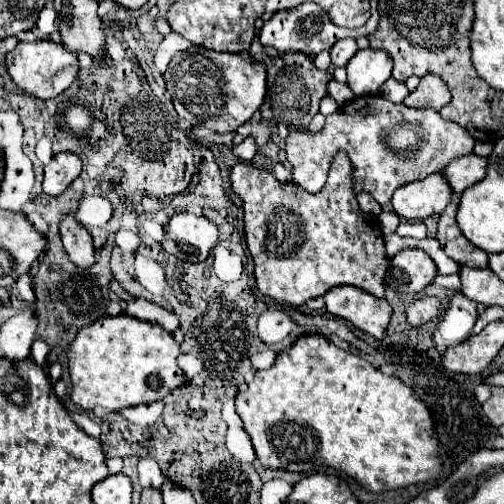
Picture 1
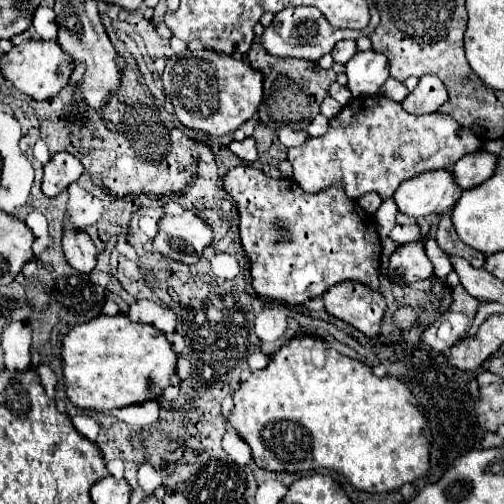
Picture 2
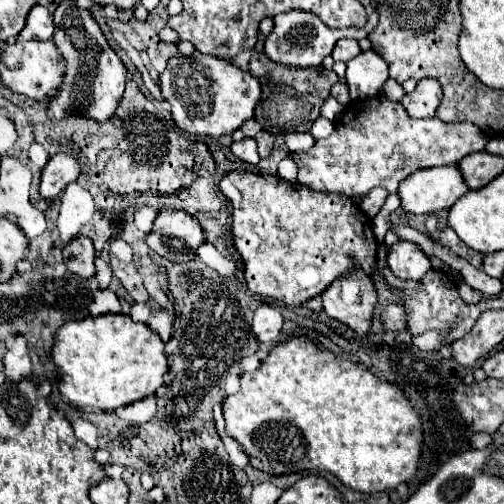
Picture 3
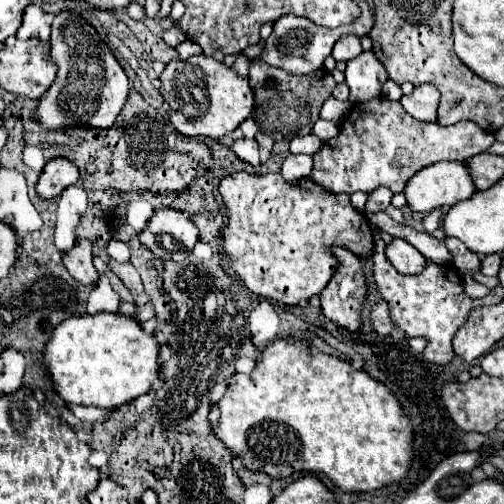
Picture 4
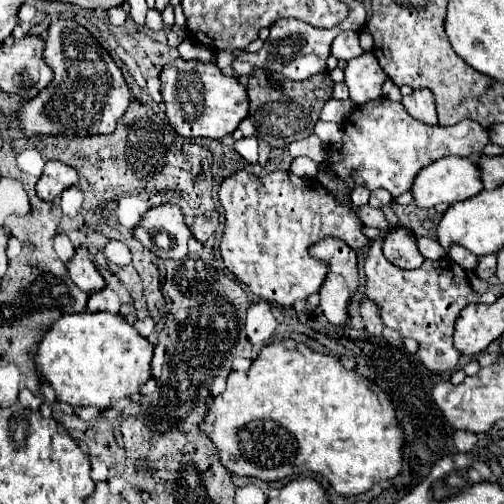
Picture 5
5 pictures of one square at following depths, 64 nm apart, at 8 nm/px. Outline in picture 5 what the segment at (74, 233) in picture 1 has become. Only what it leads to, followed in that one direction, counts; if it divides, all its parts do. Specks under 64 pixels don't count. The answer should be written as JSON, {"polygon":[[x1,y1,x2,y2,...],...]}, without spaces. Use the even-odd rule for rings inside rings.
{"polygon":[[86,248,76,250,74,258,68,262,68,272,70,272,70,280,86,294,94,294,106,286,104,278,100,276,94,262,90,260]]}

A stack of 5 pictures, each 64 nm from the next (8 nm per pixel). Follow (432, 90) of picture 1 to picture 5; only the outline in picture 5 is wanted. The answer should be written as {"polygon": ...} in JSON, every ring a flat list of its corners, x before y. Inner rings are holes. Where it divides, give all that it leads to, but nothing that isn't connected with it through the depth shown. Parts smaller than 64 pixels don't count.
{"polygon":[[424,88,414,90,410,96,402,98,402,104,408,110,408,114,414,116,416,120,424,124,438,124,436,106,432,102,432,92,426,92]]}

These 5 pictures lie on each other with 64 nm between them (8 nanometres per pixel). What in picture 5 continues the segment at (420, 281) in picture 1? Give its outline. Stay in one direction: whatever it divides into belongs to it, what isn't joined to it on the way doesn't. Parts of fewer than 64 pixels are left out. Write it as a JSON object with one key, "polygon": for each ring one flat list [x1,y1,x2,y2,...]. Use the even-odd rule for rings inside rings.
{"polygon":[[394,226,392,230,388,230,384,238,384,256,398,268,418,268,418,264,424,262,416,248,412,230,404,226]]}

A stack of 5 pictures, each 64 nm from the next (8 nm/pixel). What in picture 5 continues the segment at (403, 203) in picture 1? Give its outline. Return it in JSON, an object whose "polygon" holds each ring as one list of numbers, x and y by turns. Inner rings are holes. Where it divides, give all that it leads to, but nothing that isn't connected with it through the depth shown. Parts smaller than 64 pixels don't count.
{"polygon":[[448,156,448,158,440,158,440,160,432,162,428,168,422,168,418,172,418,176,412,184,412,194,420,208,434,208,440,202,454,204,460,200,468,200,482,190,484,190,484,186,480,180,478,164,472,162,470,158,460,158,460,156]]}

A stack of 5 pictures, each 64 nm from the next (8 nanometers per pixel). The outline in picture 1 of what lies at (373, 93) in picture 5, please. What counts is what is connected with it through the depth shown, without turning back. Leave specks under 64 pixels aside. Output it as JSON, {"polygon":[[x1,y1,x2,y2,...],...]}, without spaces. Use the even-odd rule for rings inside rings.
{"polygon":[[358,50,346,64,346,70,348,86,356,96,376,94,392,74,392,58,384,50]]}

